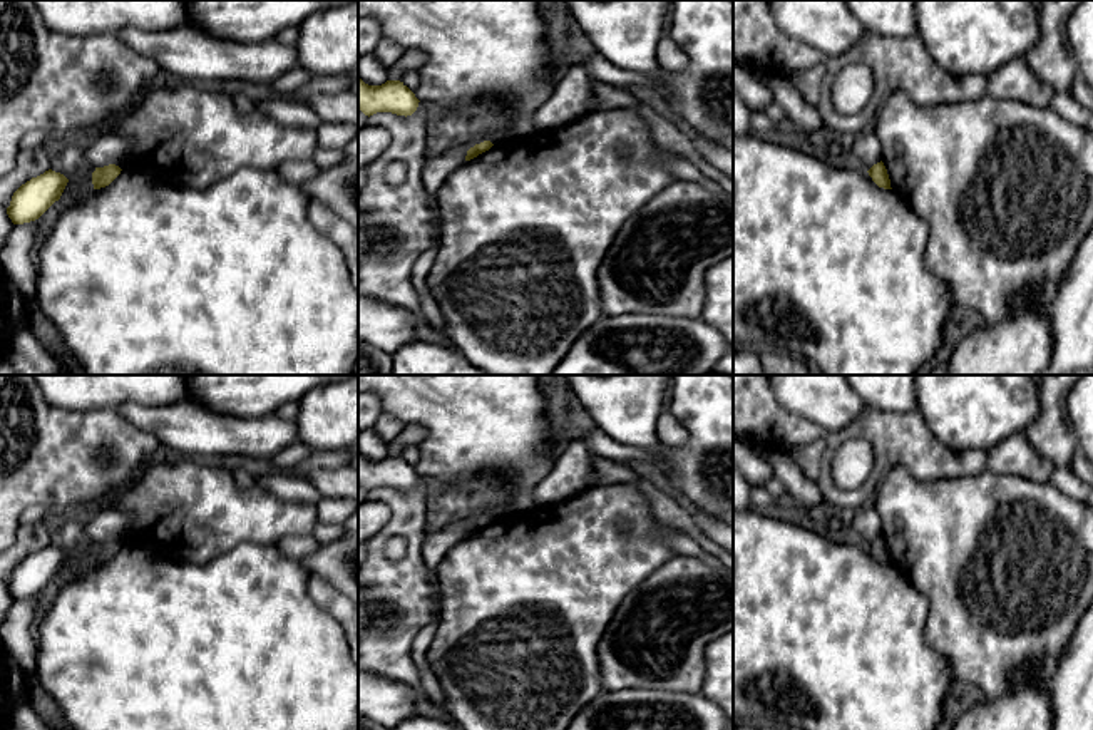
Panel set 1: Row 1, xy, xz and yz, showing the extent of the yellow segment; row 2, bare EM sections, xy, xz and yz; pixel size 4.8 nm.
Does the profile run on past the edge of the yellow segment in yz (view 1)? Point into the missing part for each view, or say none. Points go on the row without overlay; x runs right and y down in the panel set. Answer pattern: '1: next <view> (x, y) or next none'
1: next none

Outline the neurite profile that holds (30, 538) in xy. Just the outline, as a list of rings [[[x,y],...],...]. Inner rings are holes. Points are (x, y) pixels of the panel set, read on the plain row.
[[[42,521],[32,524],[20,524],[15,542],[0,551],[0,583],[8,583],[13,568],[30,556],[50,544],[50,534]]]

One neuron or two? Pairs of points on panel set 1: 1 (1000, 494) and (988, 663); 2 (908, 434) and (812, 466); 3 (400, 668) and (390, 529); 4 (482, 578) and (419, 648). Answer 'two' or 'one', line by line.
1: one
2: two
3: one
4: two

